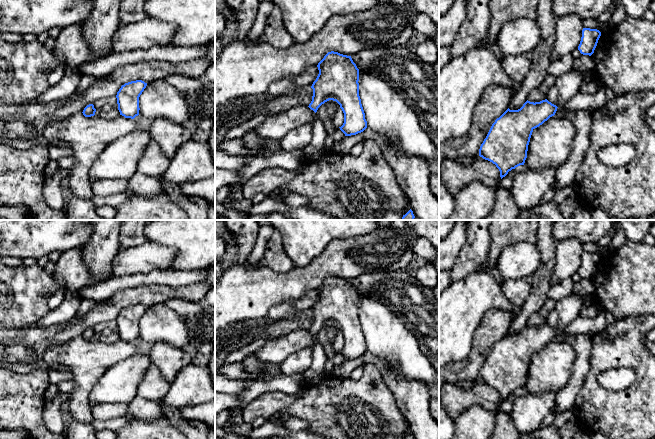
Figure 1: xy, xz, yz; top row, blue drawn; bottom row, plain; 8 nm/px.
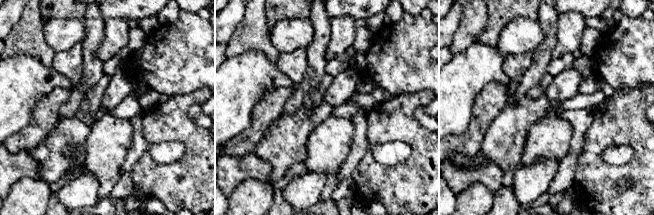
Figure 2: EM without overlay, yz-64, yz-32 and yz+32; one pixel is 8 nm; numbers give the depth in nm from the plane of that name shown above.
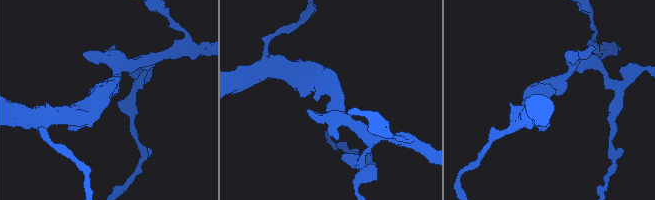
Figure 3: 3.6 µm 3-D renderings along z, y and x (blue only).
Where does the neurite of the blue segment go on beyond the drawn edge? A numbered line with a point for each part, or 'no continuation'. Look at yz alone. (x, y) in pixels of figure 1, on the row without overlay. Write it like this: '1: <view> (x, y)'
no continuation

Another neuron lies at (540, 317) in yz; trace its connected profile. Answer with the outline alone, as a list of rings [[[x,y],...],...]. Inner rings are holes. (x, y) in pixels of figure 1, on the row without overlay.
[[[548,299],[538,312],[530,316],[527,324],[535,327],[547,323],[547,317],[553,310],[555,303],[556,301]]]

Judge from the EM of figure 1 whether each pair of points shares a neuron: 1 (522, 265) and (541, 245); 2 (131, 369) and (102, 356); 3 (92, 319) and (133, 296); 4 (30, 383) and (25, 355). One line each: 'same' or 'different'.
1: different
2: different
3: same
4: different

